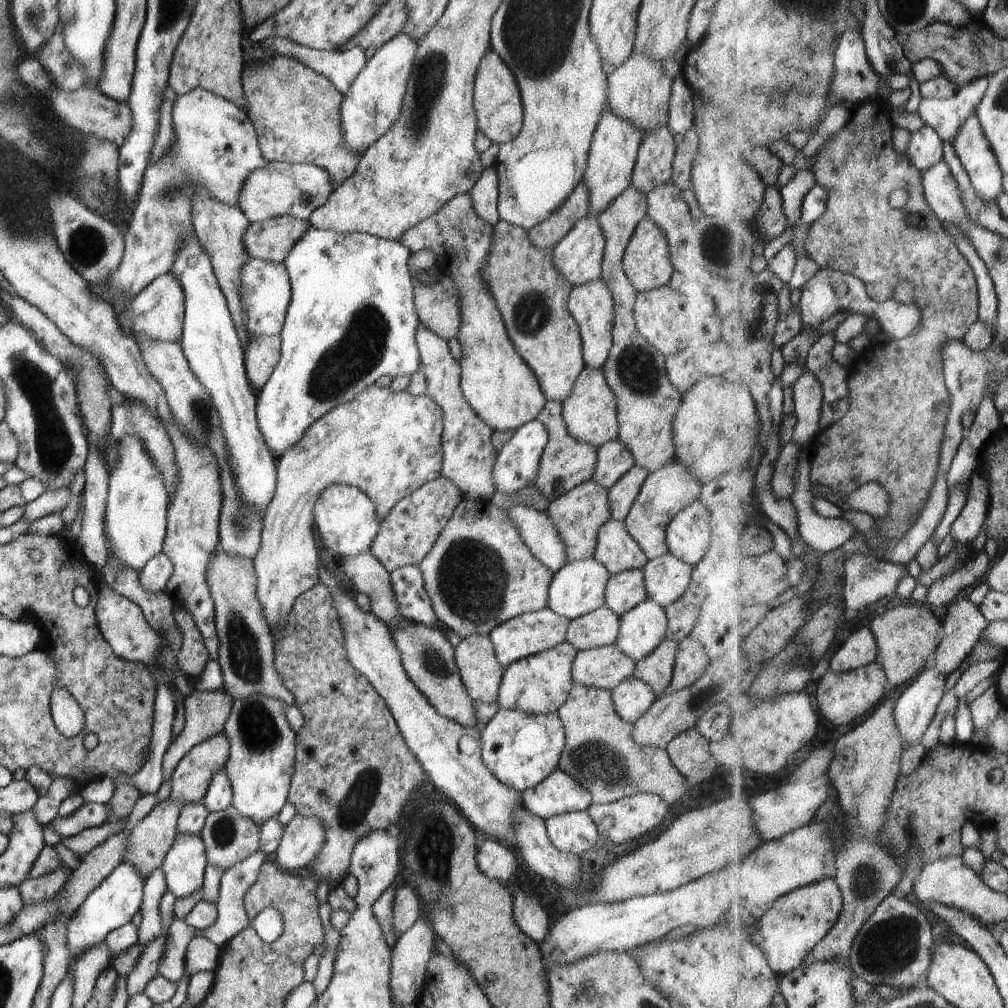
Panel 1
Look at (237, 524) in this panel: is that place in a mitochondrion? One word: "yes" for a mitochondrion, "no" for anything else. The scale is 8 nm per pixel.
yes

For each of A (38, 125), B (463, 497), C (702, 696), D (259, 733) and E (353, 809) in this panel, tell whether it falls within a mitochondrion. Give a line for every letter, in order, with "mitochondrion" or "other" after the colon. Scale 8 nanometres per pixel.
A: mitochondrion
B: other
C: mitochondrion
D: mitochondrion
E: mitochondrion

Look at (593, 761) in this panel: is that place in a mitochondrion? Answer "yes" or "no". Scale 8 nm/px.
yes

